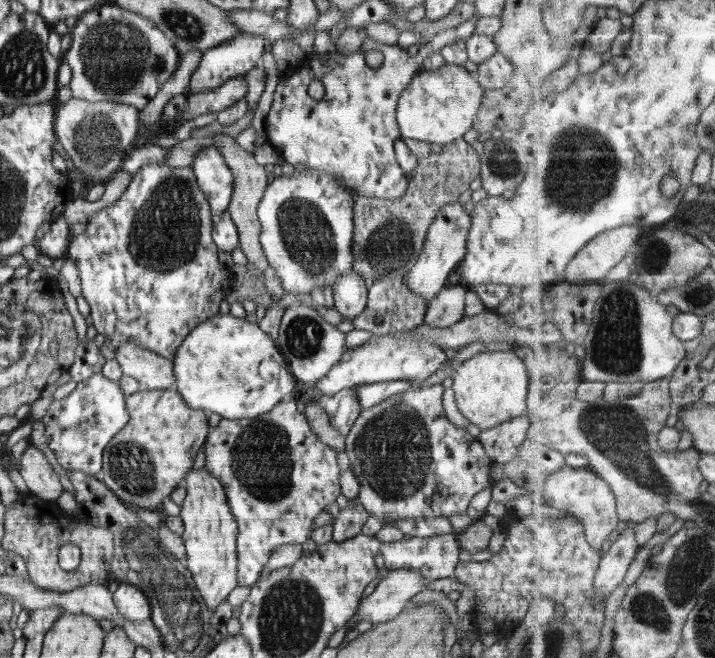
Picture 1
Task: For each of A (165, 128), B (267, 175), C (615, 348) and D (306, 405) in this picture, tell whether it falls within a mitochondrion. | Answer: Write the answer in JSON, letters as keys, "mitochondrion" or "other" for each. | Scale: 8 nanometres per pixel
{"A":"other","B":"other","C":"mitochondrion","D":"other"}

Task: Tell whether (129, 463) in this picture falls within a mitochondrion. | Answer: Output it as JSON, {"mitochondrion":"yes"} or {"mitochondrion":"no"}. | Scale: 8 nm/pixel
{"mitochondrion":"yes"}

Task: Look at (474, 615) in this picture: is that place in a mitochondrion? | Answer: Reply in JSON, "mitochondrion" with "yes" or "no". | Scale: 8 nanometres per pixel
{"mitochondrion":"no"}

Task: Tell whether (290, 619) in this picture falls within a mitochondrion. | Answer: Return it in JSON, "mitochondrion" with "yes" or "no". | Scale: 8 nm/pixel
{"mitochondrion":"yes"}

